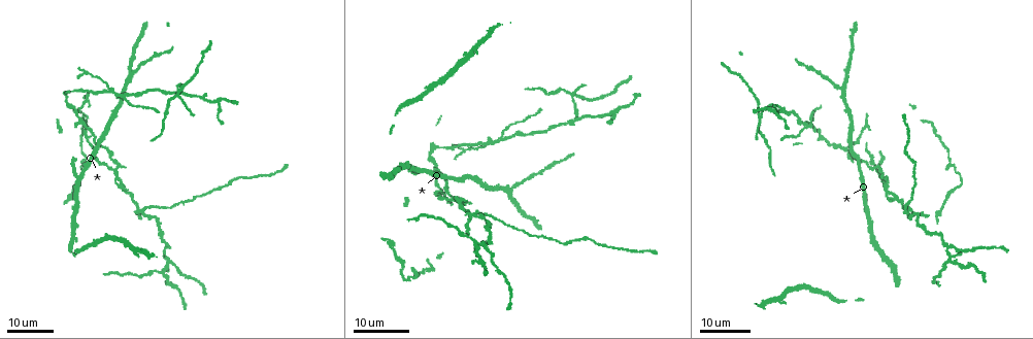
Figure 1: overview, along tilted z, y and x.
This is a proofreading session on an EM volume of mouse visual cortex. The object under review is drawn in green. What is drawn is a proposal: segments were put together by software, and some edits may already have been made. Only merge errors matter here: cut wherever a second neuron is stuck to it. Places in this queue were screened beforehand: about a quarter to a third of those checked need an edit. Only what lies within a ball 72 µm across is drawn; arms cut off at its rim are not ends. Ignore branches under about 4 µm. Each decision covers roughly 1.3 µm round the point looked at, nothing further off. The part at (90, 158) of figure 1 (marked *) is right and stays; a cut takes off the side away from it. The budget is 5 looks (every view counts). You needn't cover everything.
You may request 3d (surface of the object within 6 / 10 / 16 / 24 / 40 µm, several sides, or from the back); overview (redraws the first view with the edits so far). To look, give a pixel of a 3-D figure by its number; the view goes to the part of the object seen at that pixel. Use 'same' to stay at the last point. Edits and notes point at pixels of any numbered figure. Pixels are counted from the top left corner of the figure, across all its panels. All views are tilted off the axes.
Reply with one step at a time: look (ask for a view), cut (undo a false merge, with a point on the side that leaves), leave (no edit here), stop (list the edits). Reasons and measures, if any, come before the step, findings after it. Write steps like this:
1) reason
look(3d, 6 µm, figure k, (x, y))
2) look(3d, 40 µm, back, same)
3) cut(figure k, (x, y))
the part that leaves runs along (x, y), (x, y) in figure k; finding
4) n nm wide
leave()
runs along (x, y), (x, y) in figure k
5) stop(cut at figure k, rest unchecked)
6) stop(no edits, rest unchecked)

three arms meet
look(3d, 16 µm, figure 1, (886, 185))

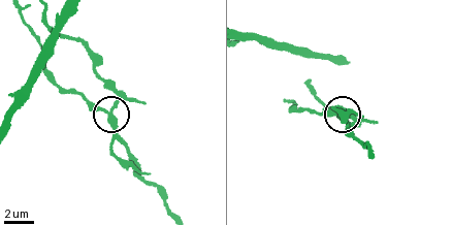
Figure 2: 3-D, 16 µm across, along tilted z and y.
look(3d, 6 µm, figure 2, (107, 114))

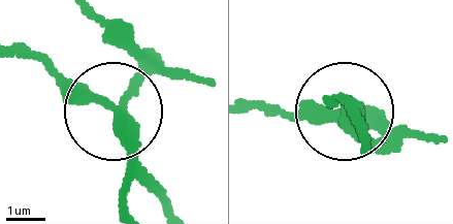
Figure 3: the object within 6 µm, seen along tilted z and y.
side arm 51 µm
cut(figure 3, (87, 99))
the part that leaves runs along (129, 135), (109, 110), (15, 54) in figure 3; two neurons meet here

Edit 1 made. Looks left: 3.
looks like a crossing
look(3d, 24 µm, figure 1, (142, 210))

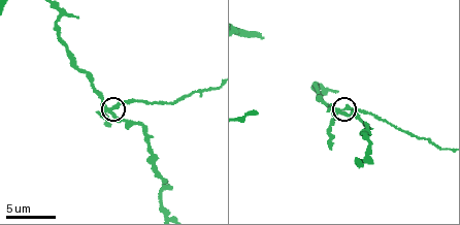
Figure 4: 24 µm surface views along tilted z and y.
look(3d, 10 µm, figure 4, (343, 108))

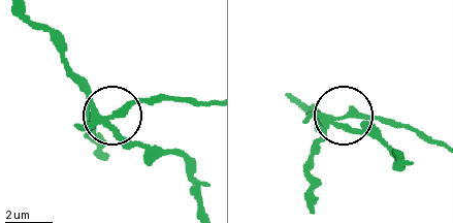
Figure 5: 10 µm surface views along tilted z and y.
look(3d, 6 µm, figure 5, (346, 114))

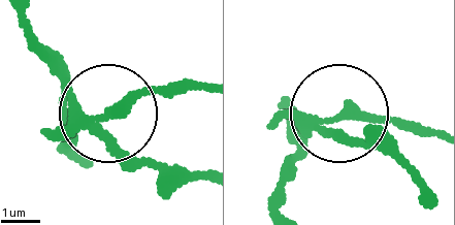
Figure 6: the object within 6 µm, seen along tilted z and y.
4 arms
cut(figure 6, (129, 96))
the part that leaves runs along (78, 123), (123, 117), (161, 90), (202, 90) in figure 6; two neurons meet here

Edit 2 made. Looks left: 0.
stop(cut at figure 3, cut at figure 6, rest unchecked)

